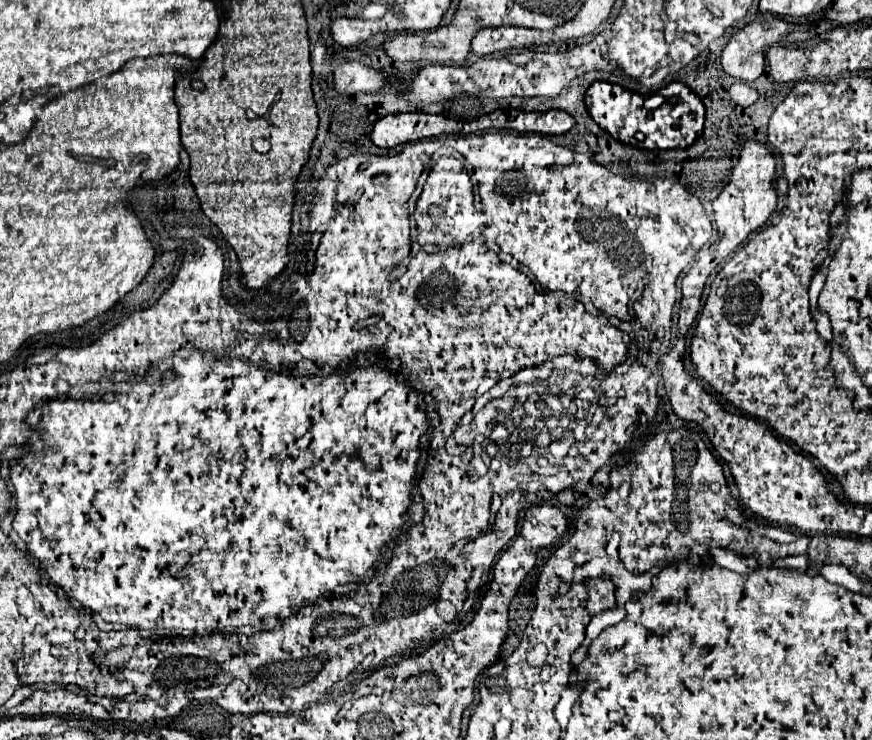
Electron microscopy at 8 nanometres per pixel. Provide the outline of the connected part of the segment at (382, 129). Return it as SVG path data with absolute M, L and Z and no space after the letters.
M390 114L376 122L372 142L380 148L394 148L404 142L440 136L440 116L432 114Z

